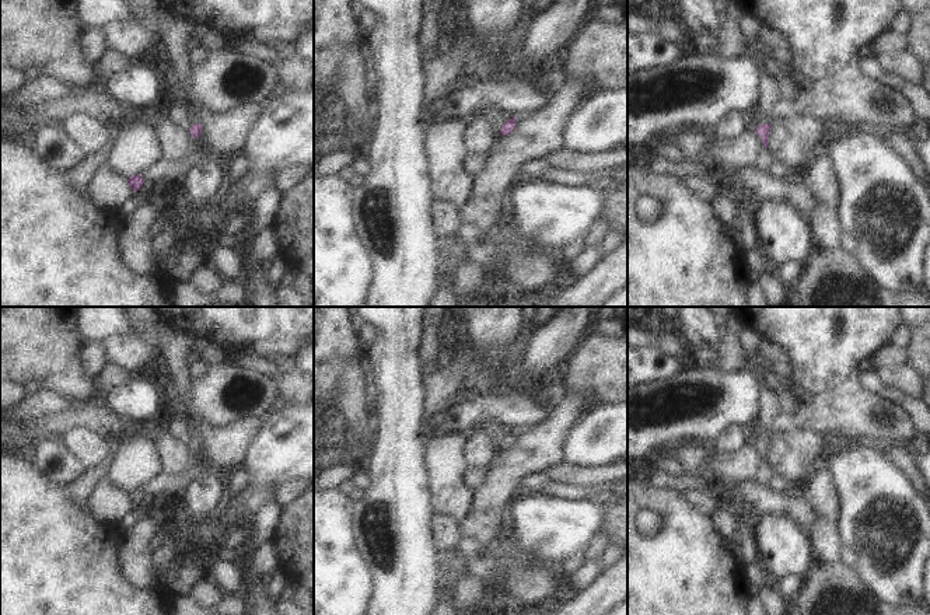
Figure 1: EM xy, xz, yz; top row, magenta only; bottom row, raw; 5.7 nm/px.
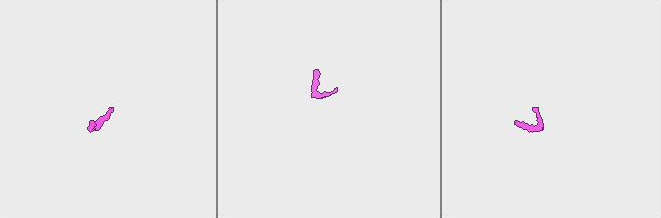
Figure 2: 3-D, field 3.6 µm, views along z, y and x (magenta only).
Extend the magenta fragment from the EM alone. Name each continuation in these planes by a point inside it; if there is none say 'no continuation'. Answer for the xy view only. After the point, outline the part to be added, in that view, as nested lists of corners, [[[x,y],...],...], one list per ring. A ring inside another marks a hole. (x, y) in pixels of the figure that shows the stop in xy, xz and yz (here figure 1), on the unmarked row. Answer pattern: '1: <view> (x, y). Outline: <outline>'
1: xy (195, 425). Outline: [[[197,417],[188,419],[189,437],[199,438],[202,436],[202,427],[204,426]]]

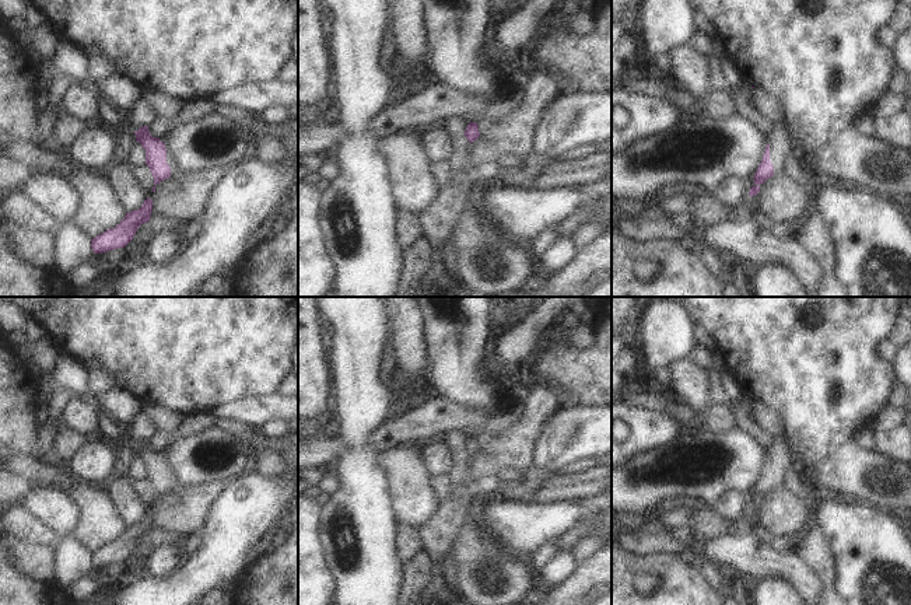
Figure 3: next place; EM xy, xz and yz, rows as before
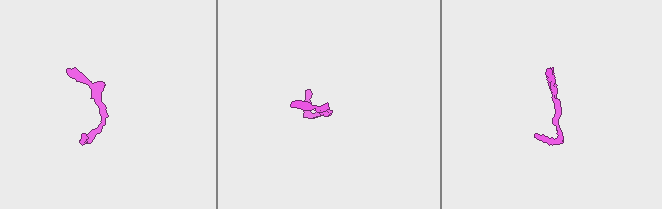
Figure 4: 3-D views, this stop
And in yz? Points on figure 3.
1: yz (781, 460). Outline: [[[786,436],[772,437],[772,445],[767,450],[767,457],[770,458],[770,473],[774,480],[774,487],[785,483],[786,472],[792,466],[799,466]]]

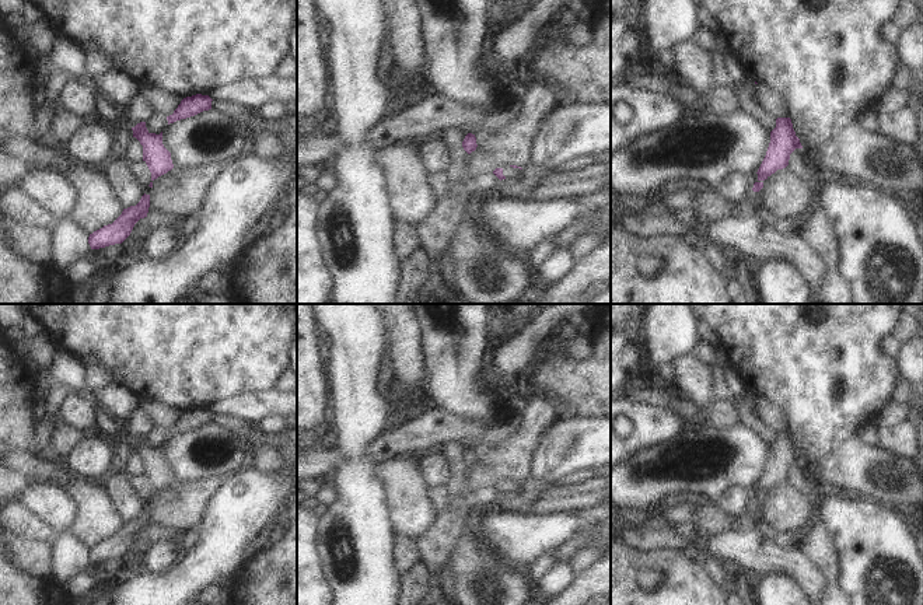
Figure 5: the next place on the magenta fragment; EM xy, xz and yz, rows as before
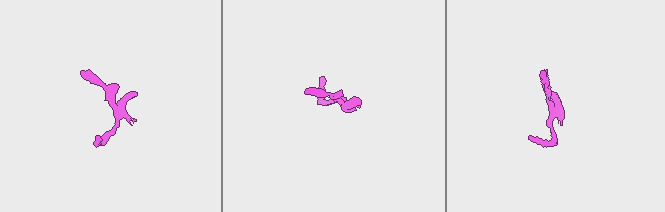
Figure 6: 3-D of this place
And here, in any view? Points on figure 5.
1: xz (507, 485). Outline: [[[504,480],[503,482],[503,489],[506,492],[522,493],[524,492],[524,483],[513,482],[513,480]]]

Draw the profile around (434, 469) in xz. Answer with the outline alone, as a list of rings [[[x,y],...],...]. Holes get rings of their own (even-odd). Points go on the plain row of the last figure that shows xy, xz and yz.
[[[444,454],[424,457],[420,459],[420,472],[429,486],[429,500],[437,513],[448,506],[447,482],[450,479],[450,468]]]

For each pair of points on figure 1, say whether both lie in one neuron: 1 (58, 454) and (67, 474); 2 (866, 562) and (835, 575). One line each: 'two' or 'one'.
1: one
2: two

